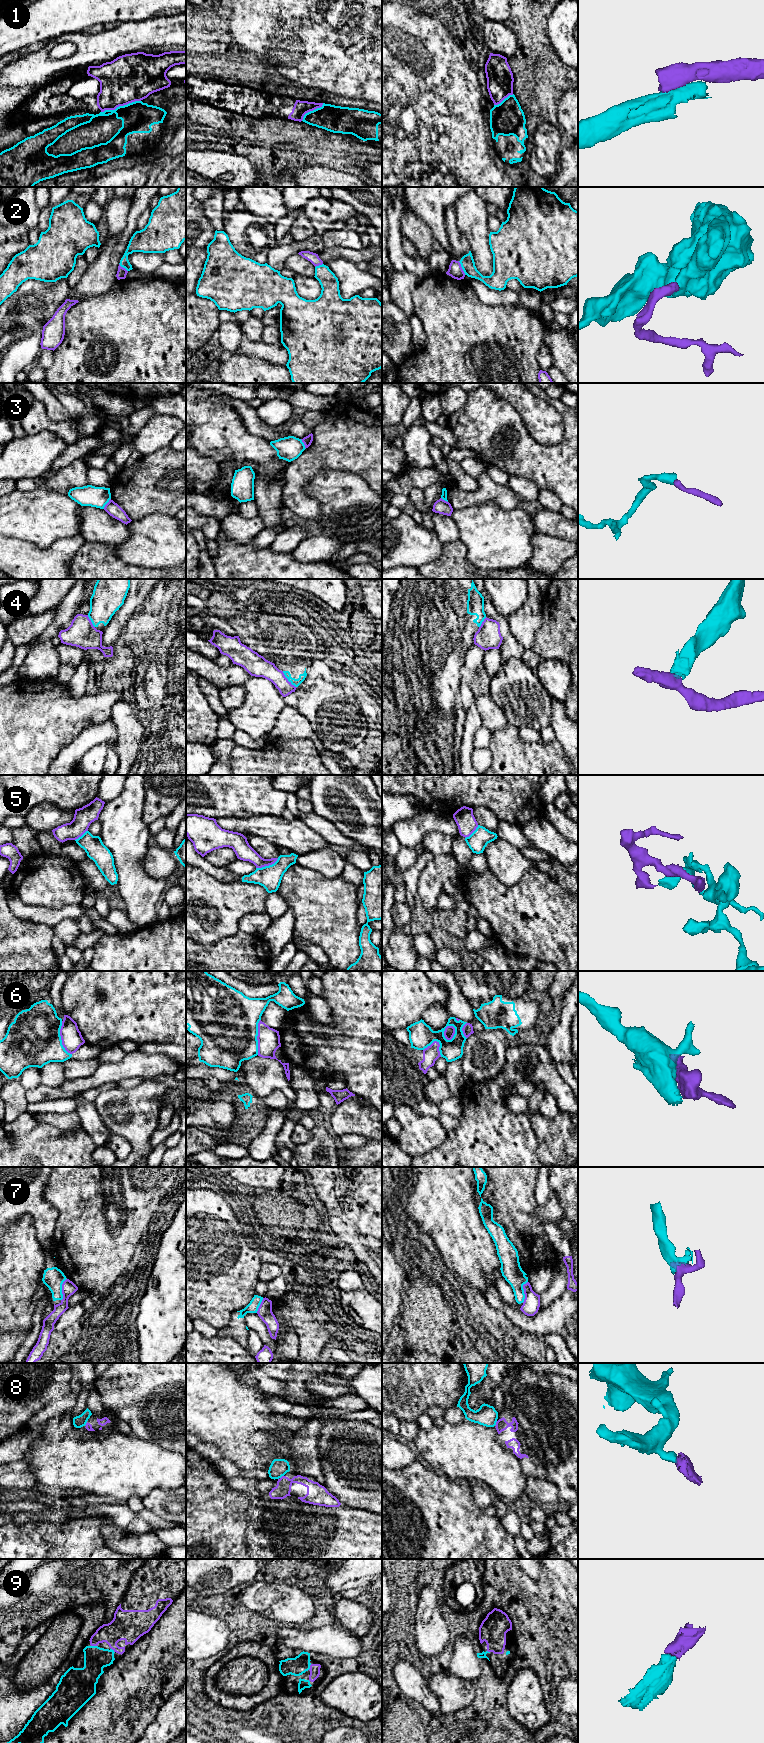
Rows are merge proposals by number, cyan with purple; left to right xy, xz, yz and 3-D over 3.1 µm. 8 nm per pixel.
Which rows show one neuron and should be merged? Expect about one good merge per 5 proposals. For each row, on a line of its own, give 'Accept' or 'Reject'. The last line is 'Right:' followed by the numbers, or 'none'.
1: Reject
2: Reject
3: Reject
4: Reject
5: Reject
6: Reject
7: Reject
8: Reject
9: Accept
Right: 9

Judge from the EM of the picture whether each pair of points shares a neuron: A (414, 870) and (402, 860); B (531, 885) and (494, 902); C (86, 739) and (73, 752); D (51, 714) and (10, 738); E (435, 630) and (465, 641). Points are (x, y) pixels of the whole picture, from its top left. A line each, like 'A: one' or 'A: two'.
A: two
B: one
C: one
D: one
E: one

